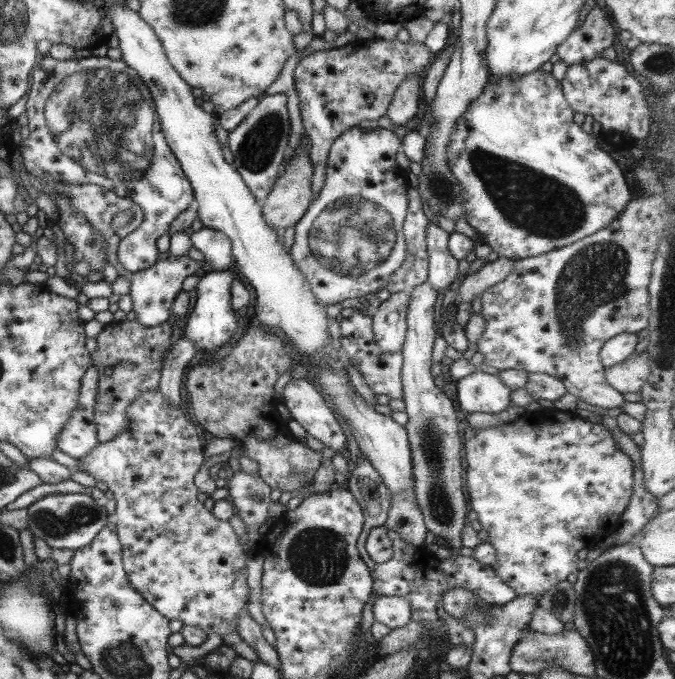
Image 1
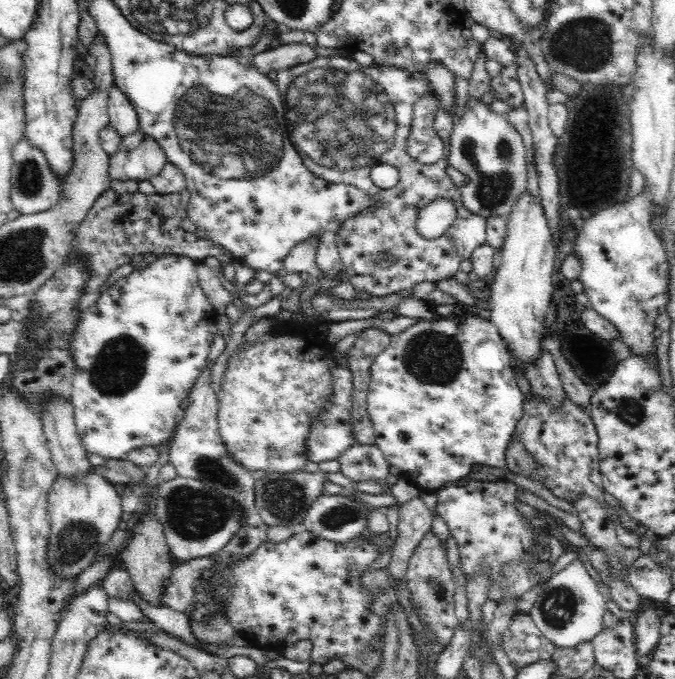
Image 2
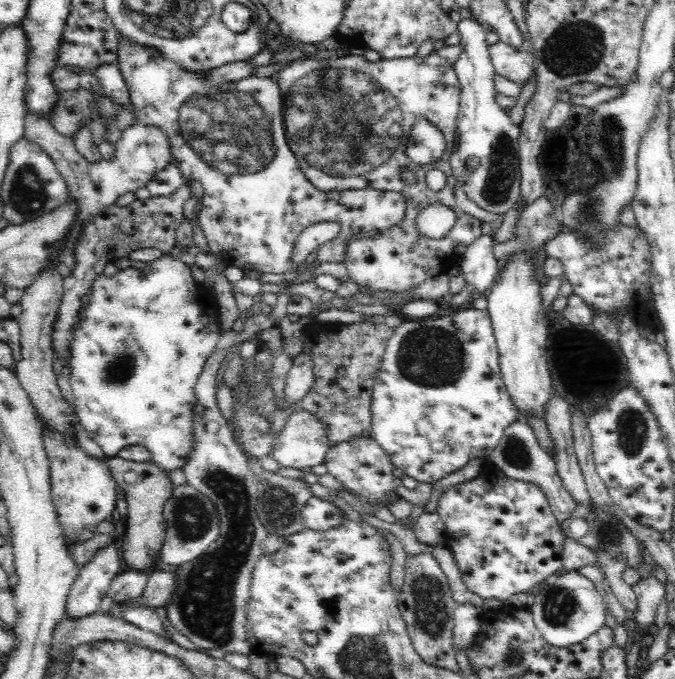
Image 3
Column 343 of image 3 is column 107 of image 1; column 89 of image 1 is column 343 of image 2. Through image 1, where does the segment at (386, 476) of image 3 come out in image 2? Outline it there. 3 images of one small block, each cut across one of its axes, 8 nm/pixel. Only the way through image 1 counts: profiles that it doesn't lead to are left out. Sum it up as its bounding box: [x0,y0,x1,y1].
[335,444,391,482]

